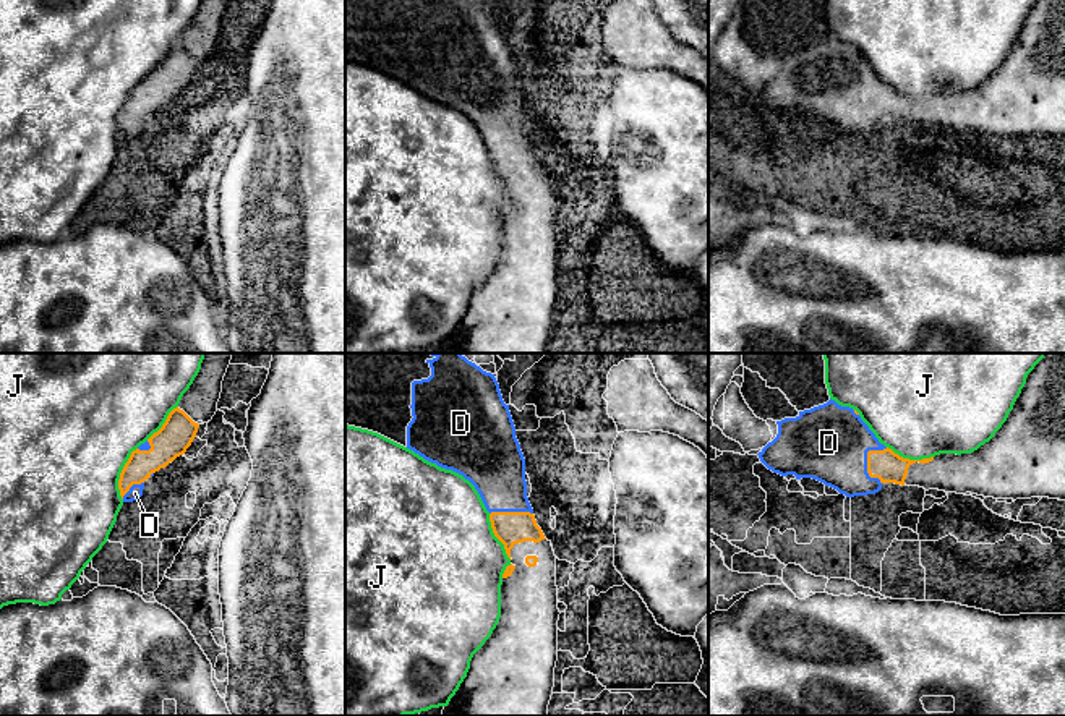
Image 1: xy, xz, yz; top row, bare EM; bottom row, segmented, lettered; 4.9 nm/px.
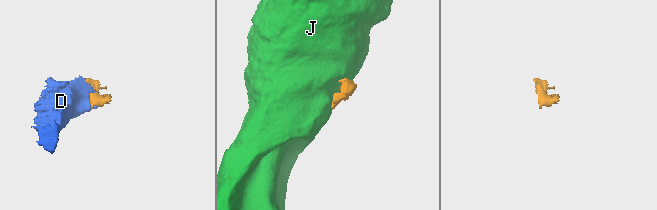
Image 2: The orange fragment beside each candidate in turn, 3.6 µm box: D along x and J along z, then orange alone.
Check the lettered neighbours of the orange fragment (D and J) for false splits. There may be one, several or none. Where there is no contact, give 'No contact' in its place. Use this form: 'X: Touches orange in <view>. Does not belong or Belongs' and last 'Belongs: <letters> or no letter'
D: Touches orange in yz. Belongs
J: Touches orange in xy. Does not belong
Belongs: D

